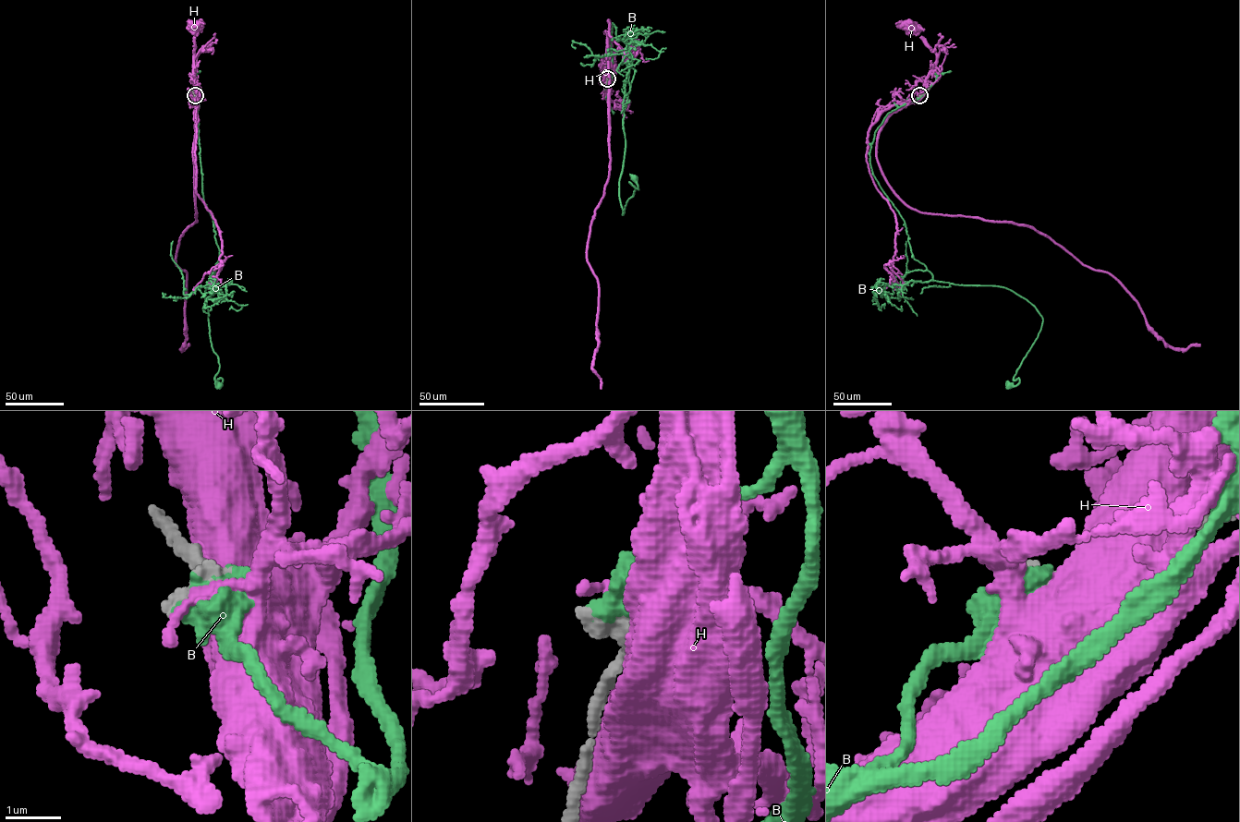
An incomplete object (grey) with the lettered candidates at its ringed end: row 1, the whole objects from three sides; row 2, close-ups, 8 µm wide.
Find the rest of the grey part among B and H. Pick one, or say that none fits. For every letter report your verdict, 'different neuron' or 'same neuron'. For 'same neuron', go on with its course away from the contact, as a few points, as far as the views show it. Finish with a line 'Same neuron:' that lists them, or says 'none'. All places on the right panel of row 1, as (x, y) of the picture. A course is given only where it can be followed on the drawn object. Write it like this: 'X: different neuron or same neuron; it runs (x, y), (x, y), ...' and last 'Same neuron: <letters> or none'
B: same neuron; it runs (919, 95), (875, 132), (872, 174), (933, 280), (1004, 287), (1042, 318), (1010, 385)
H: different neuron
Same neuron: B

